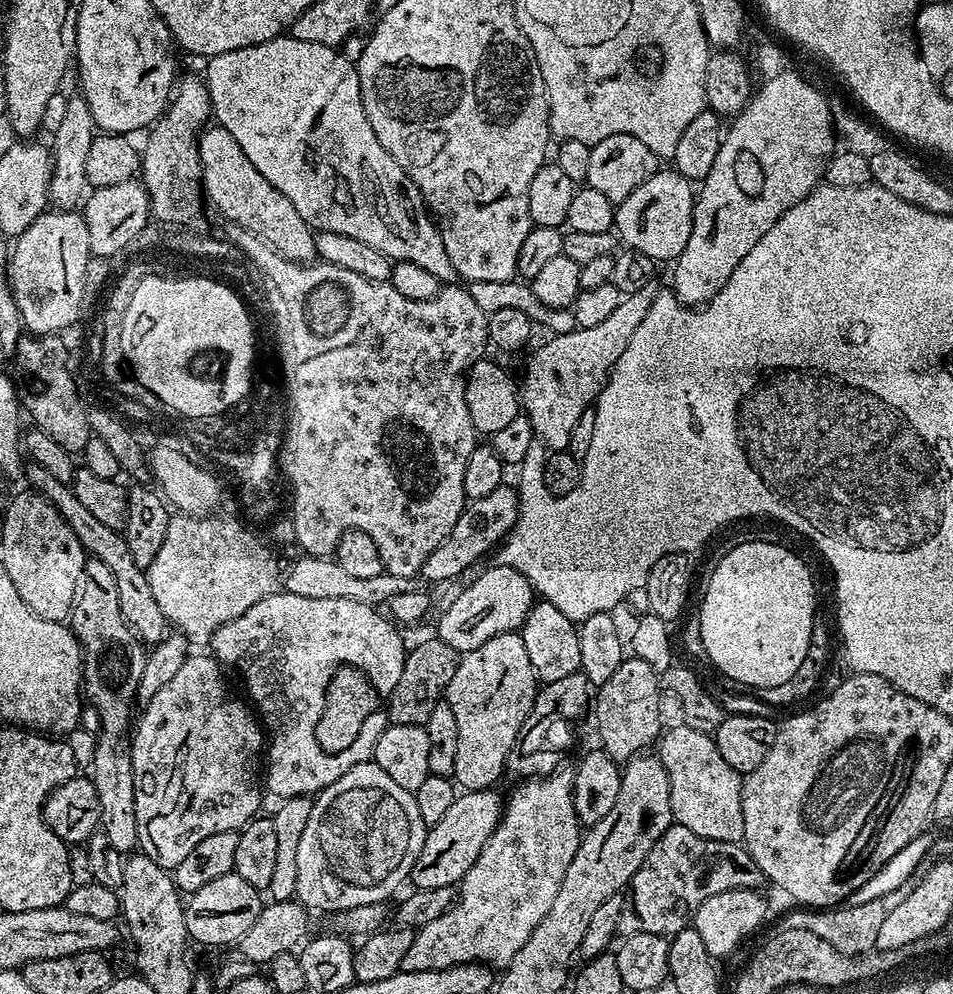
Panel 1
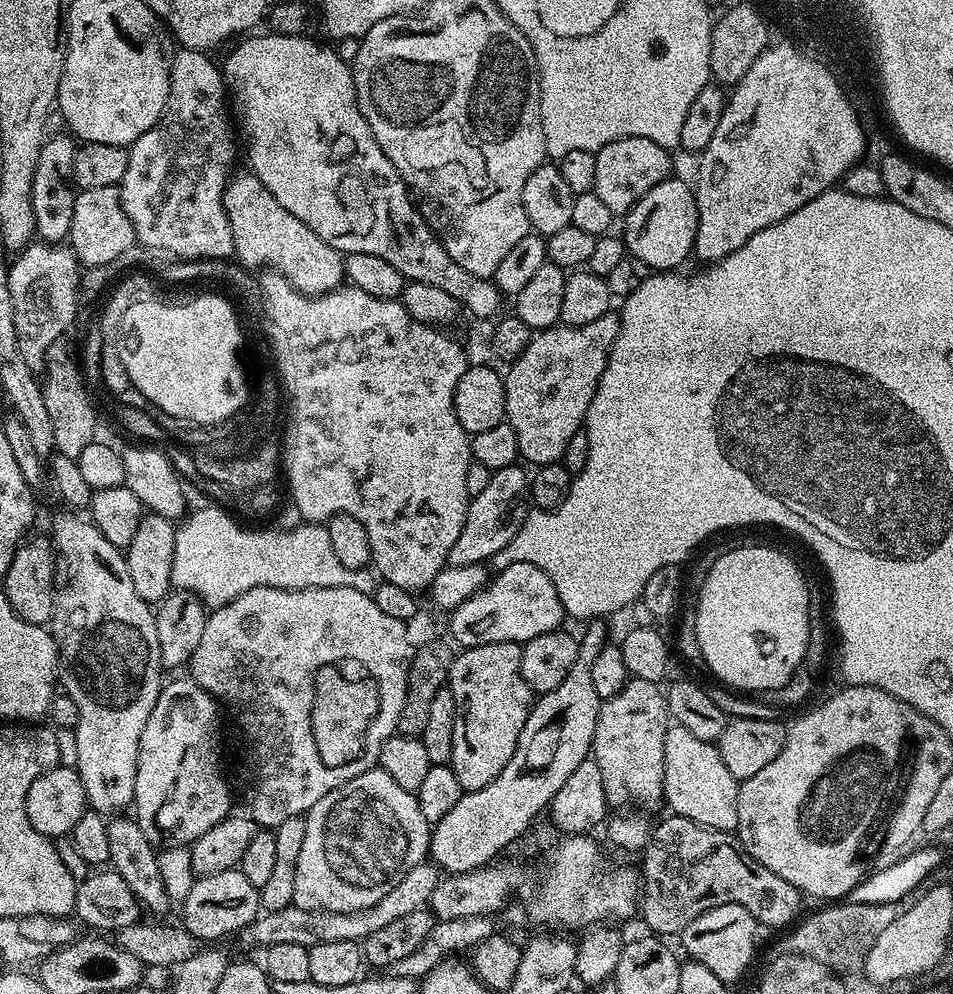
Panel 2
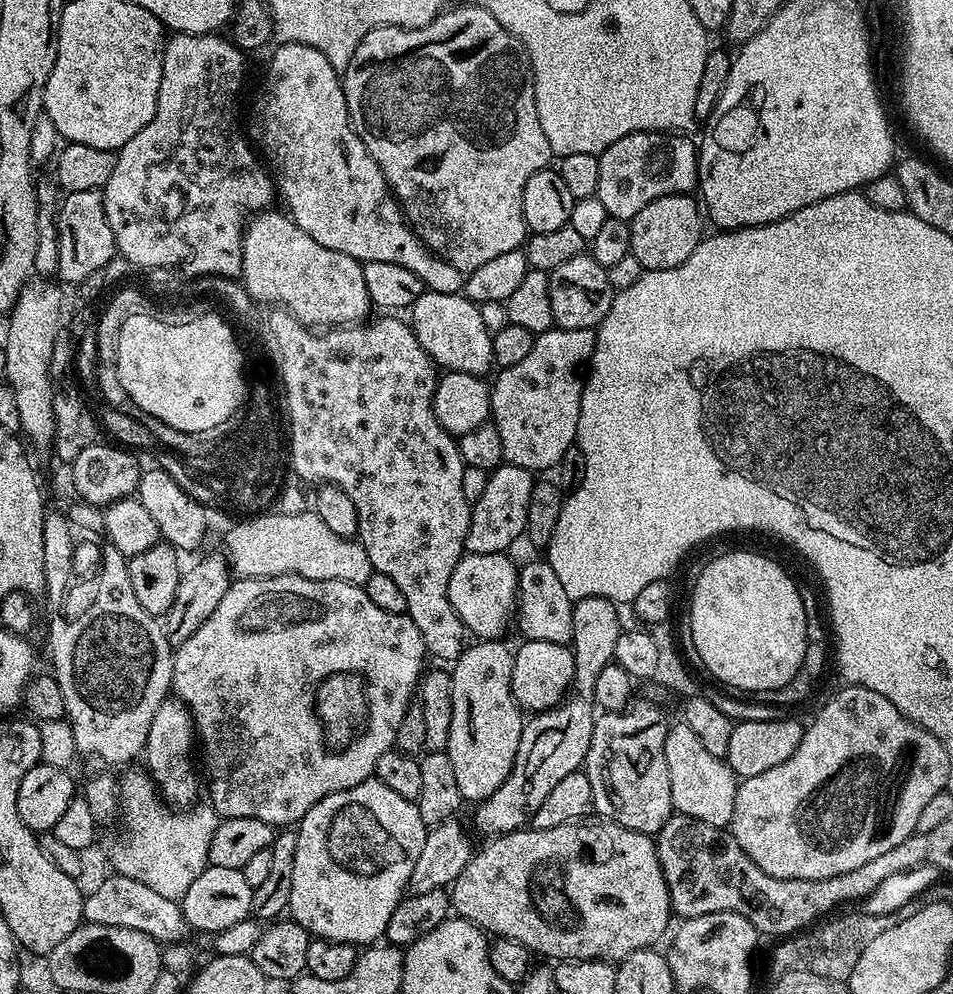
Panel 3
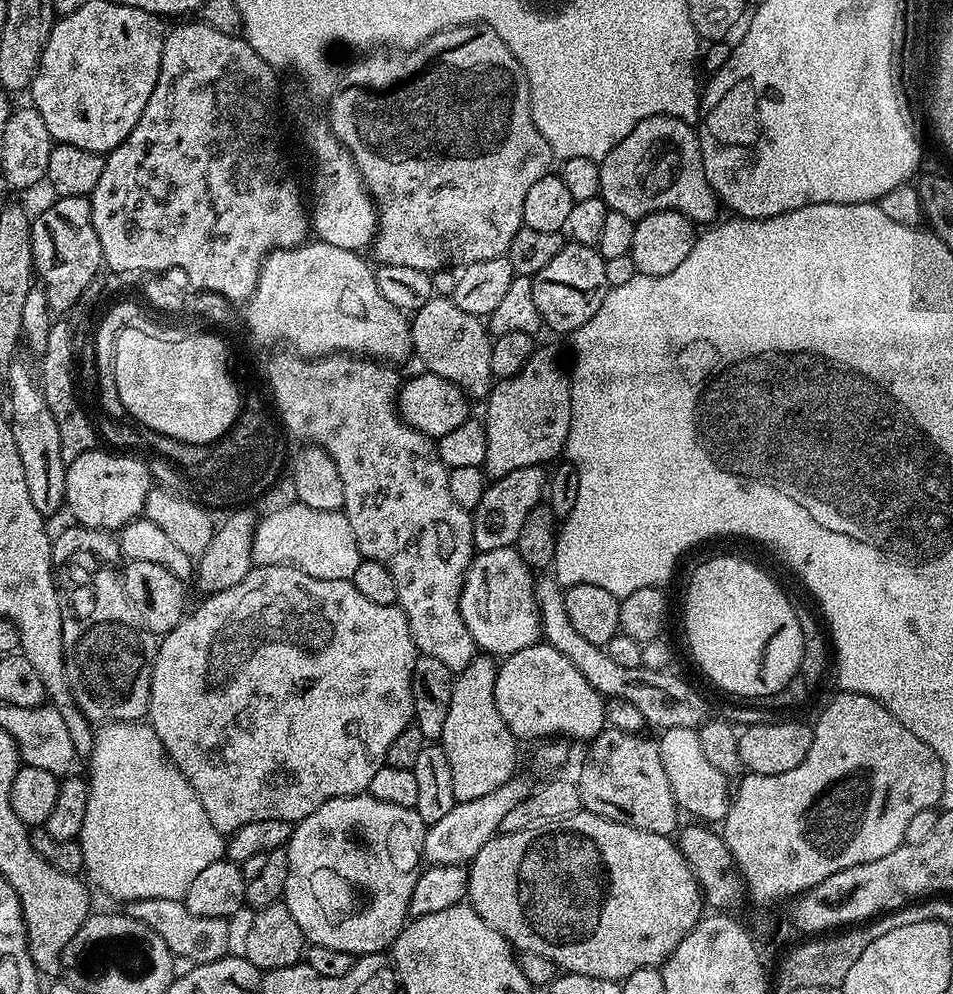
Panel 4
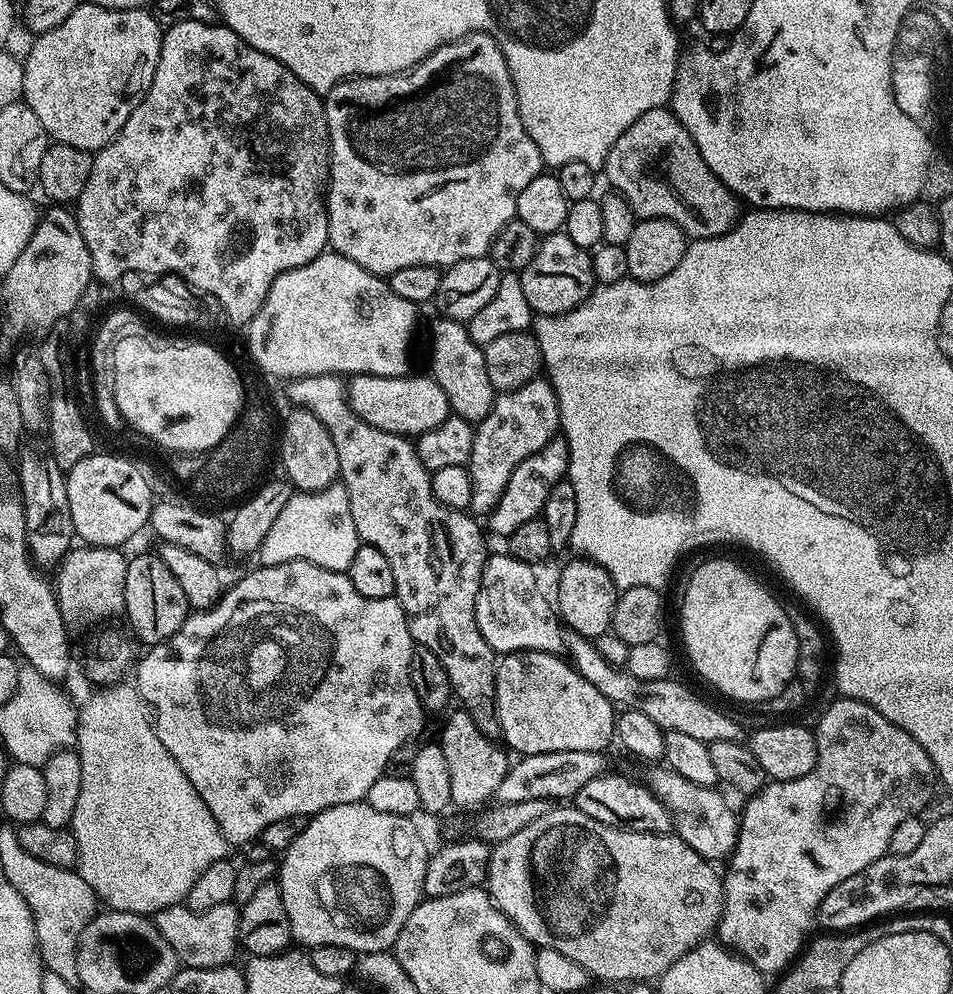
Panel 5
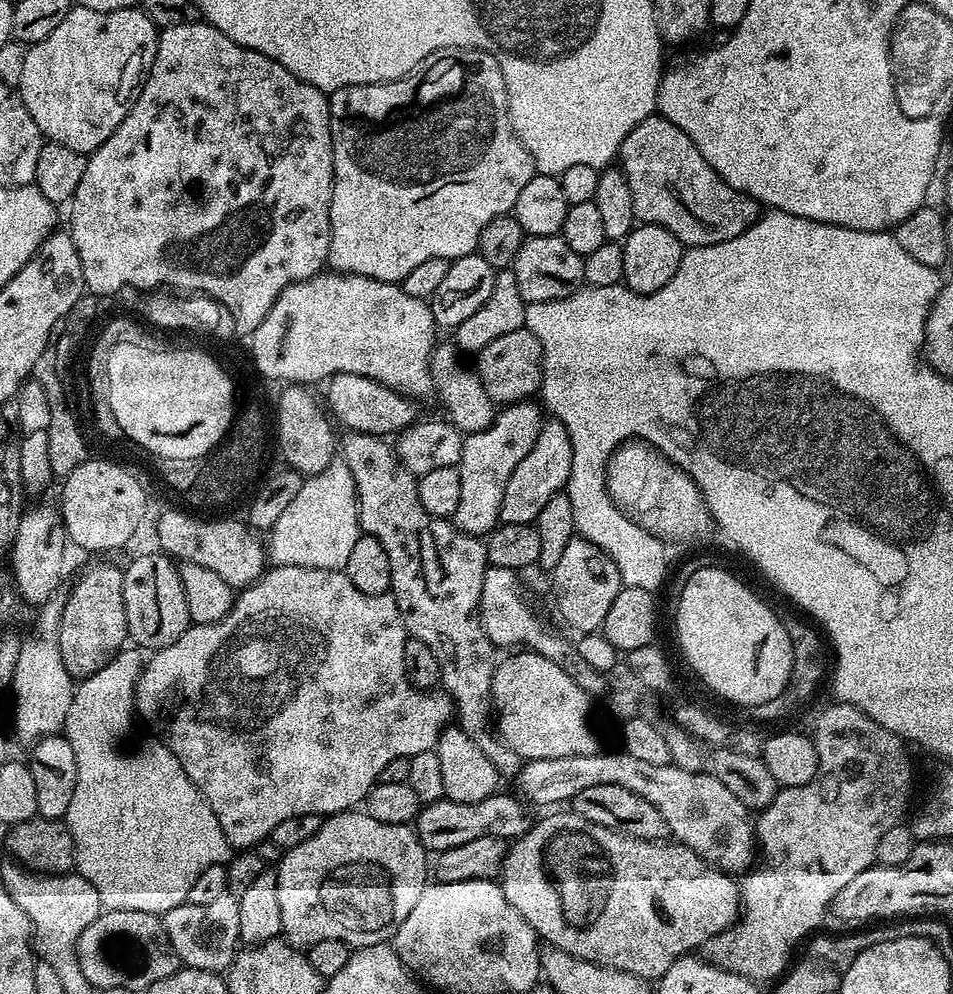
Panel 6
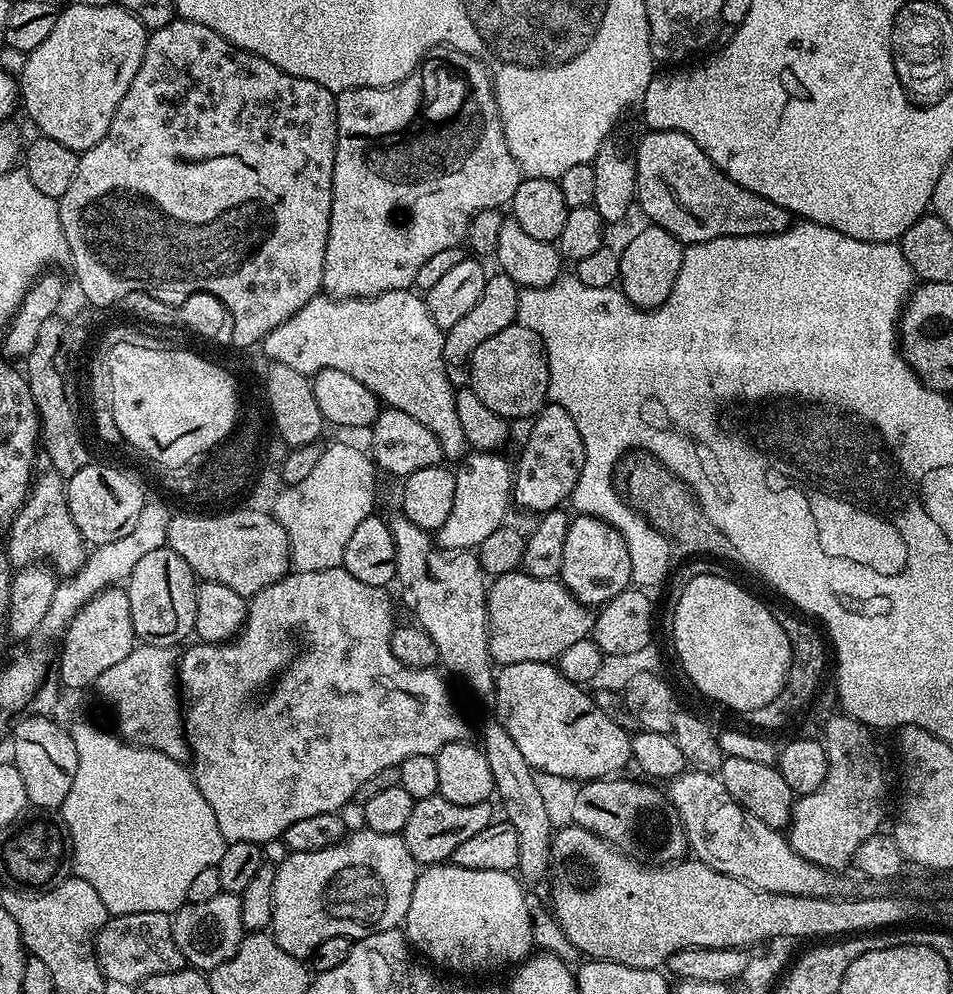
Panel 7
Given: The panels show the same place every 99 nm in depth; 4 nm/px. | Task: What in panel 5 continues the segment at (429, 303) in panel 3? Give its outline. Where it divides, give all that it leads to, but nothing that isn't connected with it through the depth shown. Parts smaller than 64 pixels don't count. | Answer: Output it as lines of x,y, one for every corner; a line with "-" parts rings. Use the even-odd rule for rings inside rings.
436,318
432,324
432,333
428,336
428,352
432,357
428,360
429,369
427,368
427,371
432,379
438,382
438,386
442,386
442,390
448,399
451,415
460,416
464,420
473,422
484,420
486,414
490,414
492,404
495,402
498,393
494,386
490,386
490,378
486,374
484,349
470,338
467,327
458,320

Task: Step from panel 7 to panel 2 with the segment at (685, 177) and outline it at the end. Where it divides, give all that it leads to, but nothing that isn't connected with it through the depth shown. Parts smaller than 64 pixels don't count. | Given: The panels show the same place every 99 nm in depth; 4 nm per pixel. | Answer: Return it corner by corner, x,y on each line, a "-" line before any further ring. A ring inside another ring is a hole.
618,138
596,153
594,166
594,186
592,191
602,198
602,202
613,214
627,214
646,194
646,190
654,190
658,182
669,179
672,160
669,149
658,146
658,142
650,142
650,138

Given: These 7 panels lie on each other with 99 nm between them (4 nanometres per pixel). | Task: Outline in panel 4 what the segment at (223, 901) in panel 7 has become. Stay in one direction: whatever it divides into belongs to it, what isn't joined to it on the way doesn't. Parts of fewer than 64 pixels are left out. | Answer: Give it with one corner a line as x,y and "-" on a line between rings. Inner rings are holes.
142,898
131,901
127,905
126,914
154,930
162,942
172,951
173,957
192,960
193,965
209,964
218,958
229,955
228,948
228,920
222,918
202,918
198,914
190,914
186,910
183,900
170,898

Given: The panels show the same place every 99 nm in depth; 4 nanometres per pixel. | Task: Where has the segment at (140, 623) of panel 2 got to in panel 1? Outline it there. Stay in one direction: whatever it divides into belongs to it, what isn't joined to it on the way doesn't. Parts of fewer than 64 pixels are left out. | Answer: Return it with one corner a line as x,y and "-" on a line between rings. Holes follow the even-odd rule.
85,559
84,575
67,623
76,635
82,653
83,699
92,703
92,708
100,719
96,749
90,765
90,779
94,790
98,790
99,831
104,832
106,838
110,838
110,846
114,846
114,850
128,854
137,847
138,838
134,774
128,735
134,720
132,708
134,709
136,704
138,682
142,679
142,670
146,670
148,652
145,642
137,636
123,616
113,571
102,561

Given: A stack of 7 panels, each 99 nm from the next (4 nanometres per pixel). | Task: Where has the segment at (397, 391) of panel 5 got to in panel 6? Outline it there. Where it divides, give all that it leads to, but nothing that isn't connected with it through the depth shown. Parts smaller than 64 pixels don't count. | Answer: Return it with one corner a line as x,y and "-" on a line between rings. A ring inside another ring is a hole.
338,372
335,376
328,377
326,387
328,387
327,409
334,417
335,423
345,424
348,432
365,432
371,436
388,438
403,432
418,419
417,401
413,397
403,396
390,386
379,384
378,381
365,376

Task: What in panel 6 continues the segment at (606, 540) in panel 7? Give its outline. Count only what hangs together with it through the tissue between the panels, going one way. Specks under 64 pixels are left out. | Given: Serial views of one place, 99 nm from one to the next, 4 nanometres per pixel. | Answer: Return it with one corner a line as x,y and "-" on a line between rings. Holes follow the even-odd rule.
575,534
566,543
566,550
559,557
558,566
550,571
552,584
556,587
556,608
560,616
576,631
576,634
599,632
606,622
606,613
614,598
618,598
622,581
618,566
594,542

